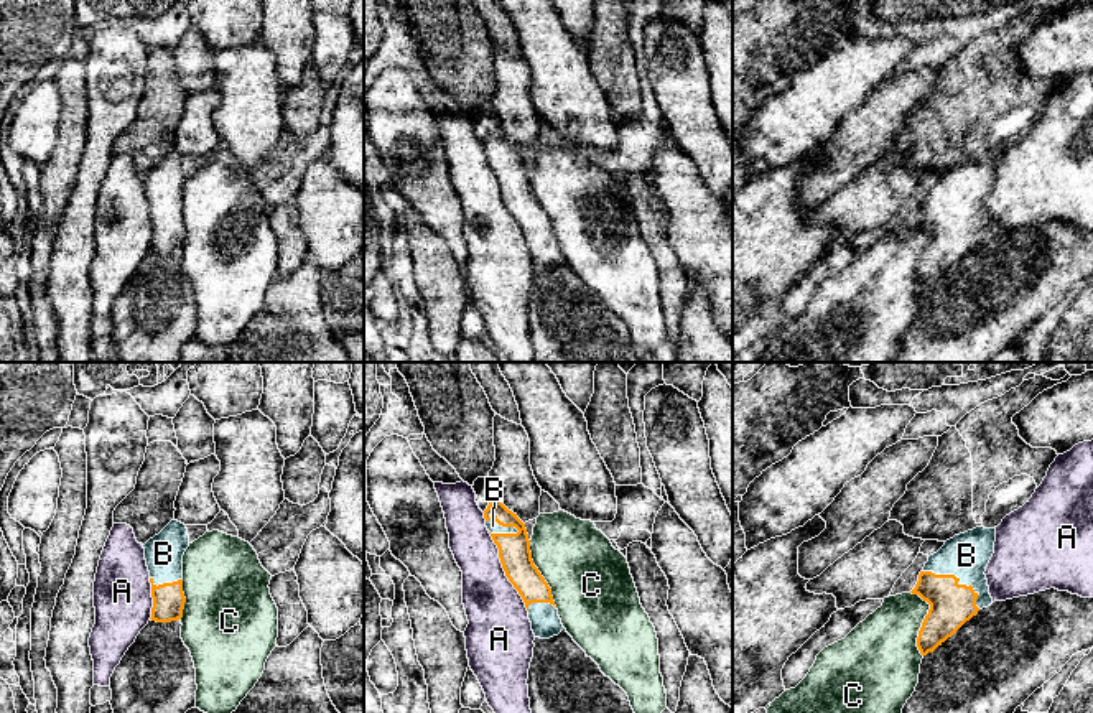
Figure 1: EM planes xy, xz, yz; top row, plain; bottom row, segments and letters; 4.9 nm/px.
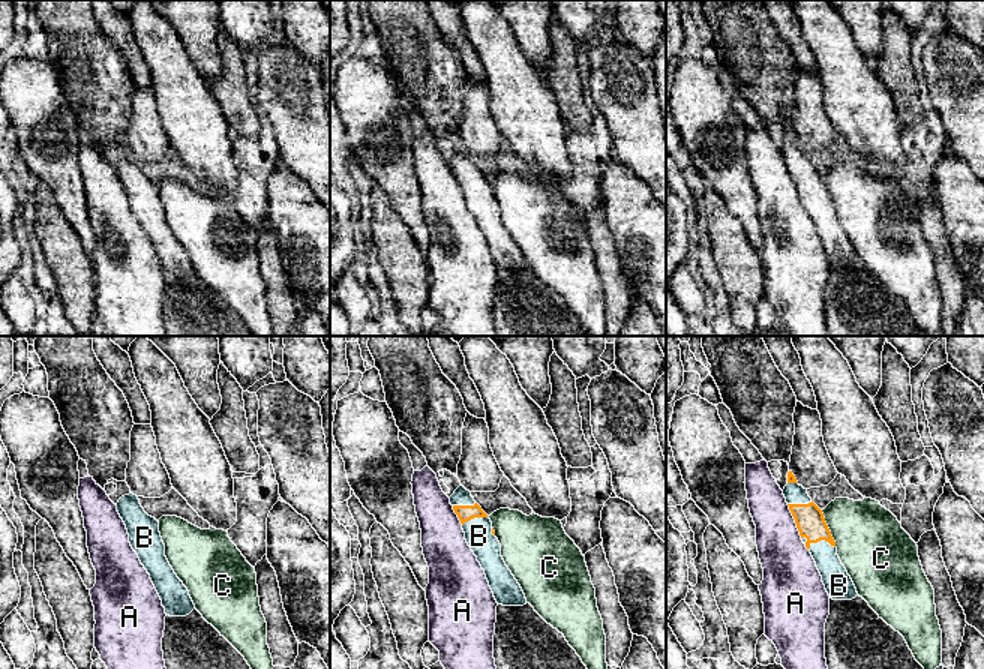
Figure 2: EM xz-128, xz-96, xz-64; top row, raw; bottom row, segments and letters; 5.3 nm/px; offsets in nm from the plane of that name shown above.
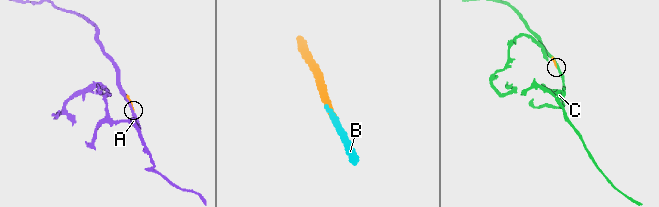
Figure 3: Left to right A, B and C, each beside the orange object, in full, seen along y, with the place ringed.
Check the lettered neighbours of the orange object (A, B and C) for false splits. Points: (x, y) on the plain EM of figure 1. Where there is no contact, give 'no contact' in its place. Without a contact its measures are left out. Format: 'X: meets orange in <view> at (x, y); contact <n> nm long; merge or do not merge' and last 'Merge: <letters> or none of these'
A: meets orange in xz at (504, 201); contact 440 nm long; do not merge
B: meets orange in yz at (958, 211); contact 340 nm long; merge
C: meets orange in yz at (924, 252); contact 320 nm long; do not merge
Merge: B

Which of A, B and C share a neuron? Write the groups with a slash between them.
A / B / C

